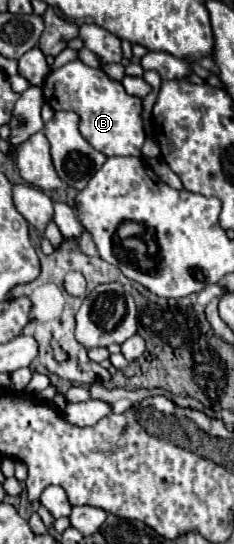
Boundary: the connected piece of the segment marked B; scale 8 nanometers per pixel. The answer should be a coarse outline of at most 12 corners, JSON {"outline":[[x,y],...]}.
{"outline":[[72,60],[42,90],[106,156],[142,156],[142,100]]}

